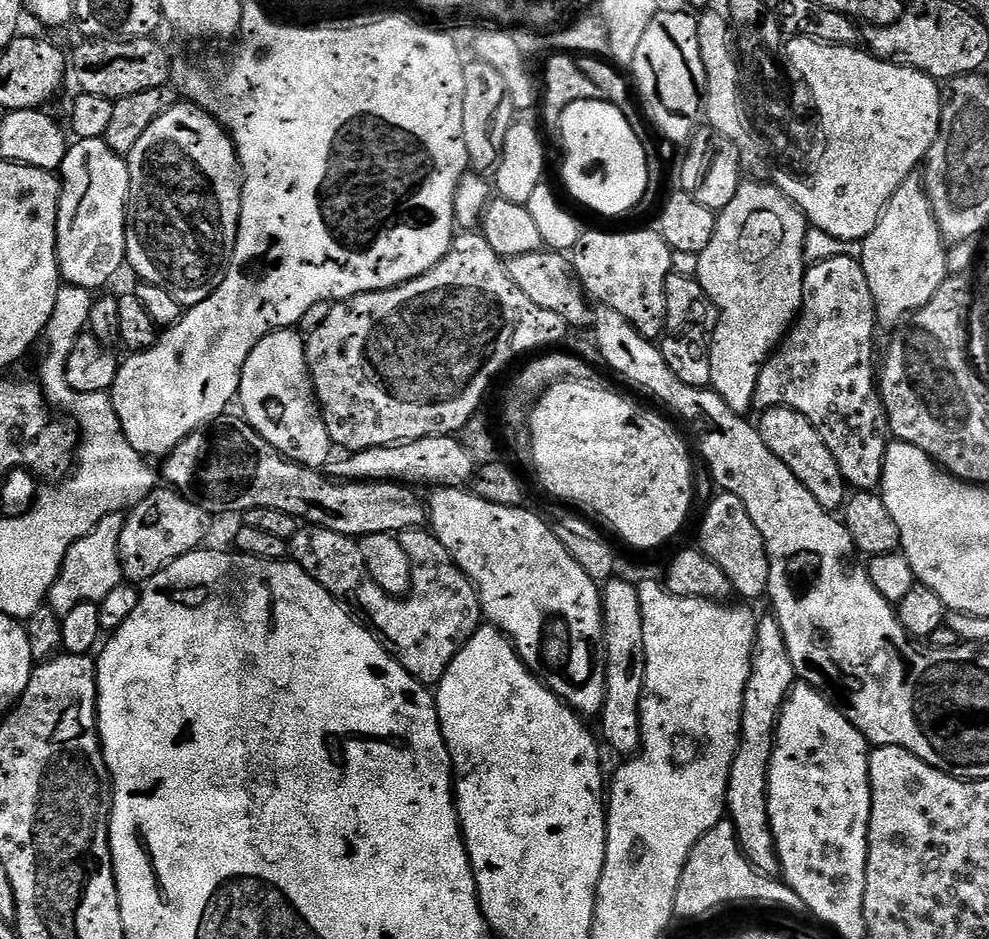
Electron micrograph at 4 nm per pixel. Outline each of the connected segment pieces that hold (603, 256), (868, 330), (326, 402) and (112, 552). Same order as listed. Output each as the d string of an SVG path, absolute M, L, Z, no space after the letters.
M640 228L637 232L588 232L581 231L578 242L570 250L570 263L575 279L593 301L603 307L612 308L626 318L646 339L656 342L665 335L668 327L666 318L666 278L674 270L672 248L662 239L659 231Z
M843 256L811 265L804 273L804 303L800 305L800 315L793 323L788 335L784 337L780 347L769 356L768 361L762 366L756 387L755 407L760 410L769 408L798 410L798 414L802 414L802 418L806 418L810 422L810 426L814 426L814 430L818 430L818 434L822 434L822 442L830 449L830 454L834 454L834 462L838 462L838 470L842 470L845 485L856 490L879 489L880 480L884 476L884 456L888 453L890 443L888 417L884 415L884 403L880 401L878 391L878 364L877 361L872 361L872 355L876 352L876 328L878 329L876 303L870 294L870 282L866 282L866 274L862 270L859 260Z
M464 230L452 241L452 248L426 274L414 278L410 282L400 285L399 288L387 288L381 292L367 292L358 294L349 300L338 300L332 304L330 314L326 314L326 322L314 331L307 333L306 347L308 349L308 373L312 376L312 386L316 389L316 399L320 411L324 414L326 430L330 434L333 445L337 449L357 452L363 448L386 446L401 440L417 440L427 436L450 436L459 433L474 413L481 411L484 395L488 387L515 362L529 354L539 353L541 350L551 349L559 342L560 337L568 334L570 329L554 310L542 310L542 306L534 306L522 290L514 284L508 273L505 261L486 242L486 238L476 230Z
M115 512L102 518L102 522L98 522L98 526L90 530L90 534L78 538L78 542L70 546L58 578L48 592L46 604L54 610L54 614L63 618L70 614L70 610L74 610L74 606L99 604L102 598L106 598L106 594L110 594L110 590L114 590L114 586L121 584L118 538L122 538L123 525L124 516Z

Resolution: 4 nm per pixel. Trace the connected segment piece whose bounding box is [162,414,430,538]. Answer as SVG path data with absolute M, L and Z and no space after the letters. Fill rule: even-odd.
M225 414L208 421L203 428L196 428L173 450L163 457L162 480L169 488L181 492L209 514L236 512L242 514L251 508L282 510L299 518L305 525L334 530L353 538L370 534L399 534L411 528L422 528L429 523L430 512L420 501L415 487L394 480L335 480L323 471L306 468L286 456L280 455L270 442L266 442L239 415Z

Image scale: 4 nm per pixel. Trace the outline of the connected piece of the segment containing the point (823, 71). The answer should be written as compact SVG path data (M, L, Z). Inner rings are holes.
M809 36L791 37L787 44L788 53L786 53L786 59L796 63L796 68L800 68L800 72L804 72L804 76L808 76L808 84L812 84L812 88L816 88L816 100L820 100L820 112L824 112L824 128L828 128L828 164L824 164L824 172L820 172L820 180L816 180L816 188L800 188L800 184L784 184L780 189L799 206L800 211L808 219L811 227L818 230L826 230L828 234L834 234L834 238L864 241L870 234L870 230L874 230L874 226L878 226L878 218L884 212L884 207L890 202L894 190L898 190L898 186L902 186L902 182L910 179L915 173L912 171L916 167L919 169L925 163L928 152L932 149L932 143L936 140L936 135L940 129L940 113L942 111L941 85L924 72L919 72L913 68L905 68L899 62L881 60L879 56L871 51L865 50L863 52L863 47L860 46L826 44L823 40L815 40Z

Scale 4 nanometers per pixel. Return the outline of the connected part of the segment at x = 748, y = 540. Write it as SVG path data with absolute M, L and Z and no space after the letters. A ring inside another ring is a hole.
M726 491L716 495L720 496L714 497L704 512L698 547L720 567L722 574L726 574L737 593L741 592L748 600L756 600L759 596L761 599L767 593L770 582L770 558L766 542L762 542L758 526L754 526L746 506L742 506L742 498L734 498L734 494Z

